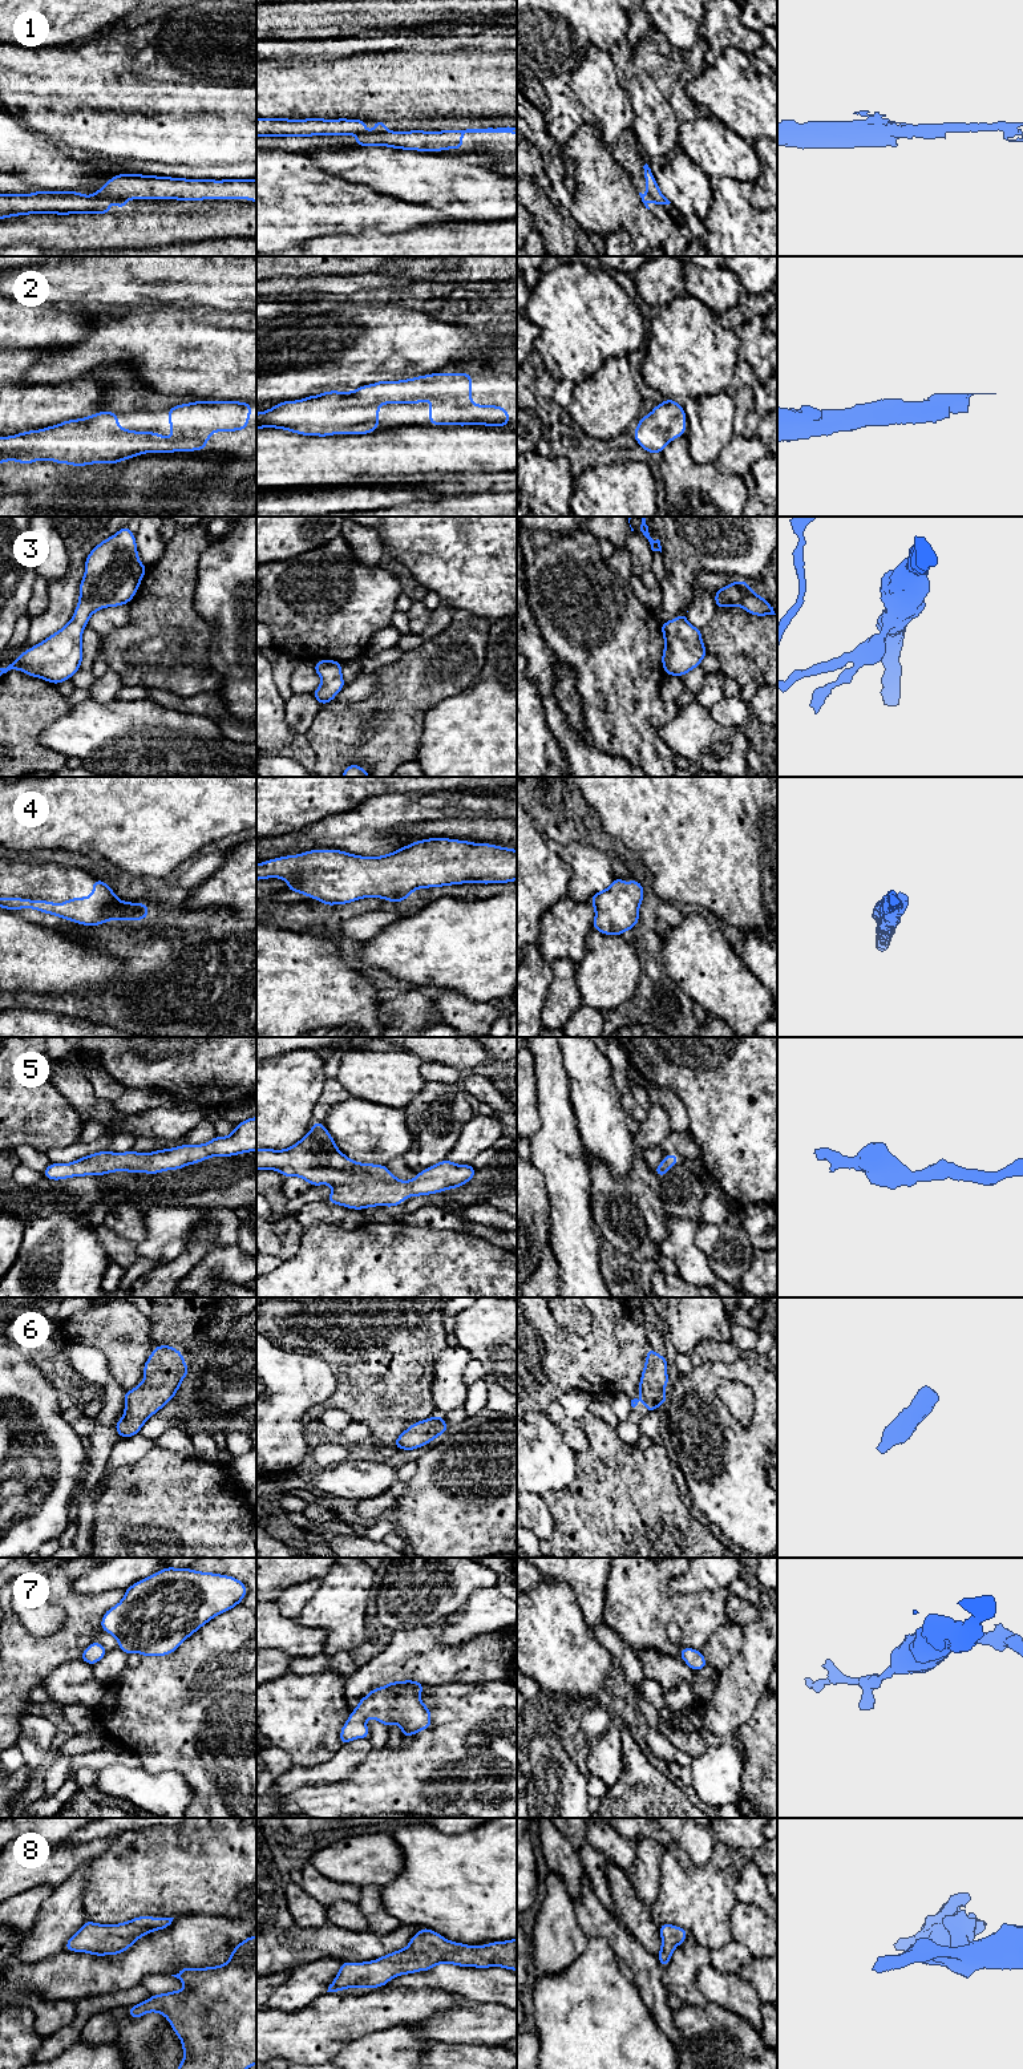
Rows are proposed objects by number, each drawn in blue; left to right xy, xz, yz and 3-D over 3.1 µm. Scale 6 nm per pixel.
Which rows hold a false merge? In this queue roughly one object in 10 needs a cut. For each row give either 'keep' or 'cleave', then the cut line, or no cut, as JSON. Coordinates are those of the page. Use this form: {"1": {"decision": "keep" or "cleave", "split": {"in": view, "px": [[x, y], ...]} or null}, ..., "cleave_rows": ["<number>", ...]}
{"1": {"decision": "keep", "split": null}, "2": {"decision": "keep", "split": null}, "3": {"decision": "keep", "split": null}, "4": {"decision": "keep", "split": null}, "5": {"decision": "keep", "split": null}, "6": {"decision": "keep", "split": null}, "7": {"decision": "keep", "split": null}, "8": {"decision": "keep", "split": null}, "cleave_rows": []}

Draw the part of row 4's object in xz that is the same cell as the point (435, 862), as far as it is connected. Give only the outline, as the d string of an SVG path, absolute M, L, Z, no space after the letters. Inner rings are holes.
M449 838L416 841L383 857L360 857L340 850L311 850L256 865L256 880L267 878L280 878L288 883L287 891L300 892L327 906L347 904L367 896L393 903L404 902L417 888L517 880L517 850Z

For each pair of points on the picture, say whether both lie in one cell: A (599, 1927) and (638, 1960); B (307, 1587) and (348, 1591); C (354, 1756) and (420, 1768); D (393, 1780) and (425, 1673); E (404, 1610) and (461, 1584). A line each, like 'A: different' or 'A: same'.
A: same
B: different
C: different
D: different
E: same

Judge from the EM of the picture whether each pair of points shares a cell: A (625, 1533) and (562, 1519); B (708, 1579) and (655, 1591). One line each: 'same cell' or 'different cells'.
A: same cell
B: different cells

